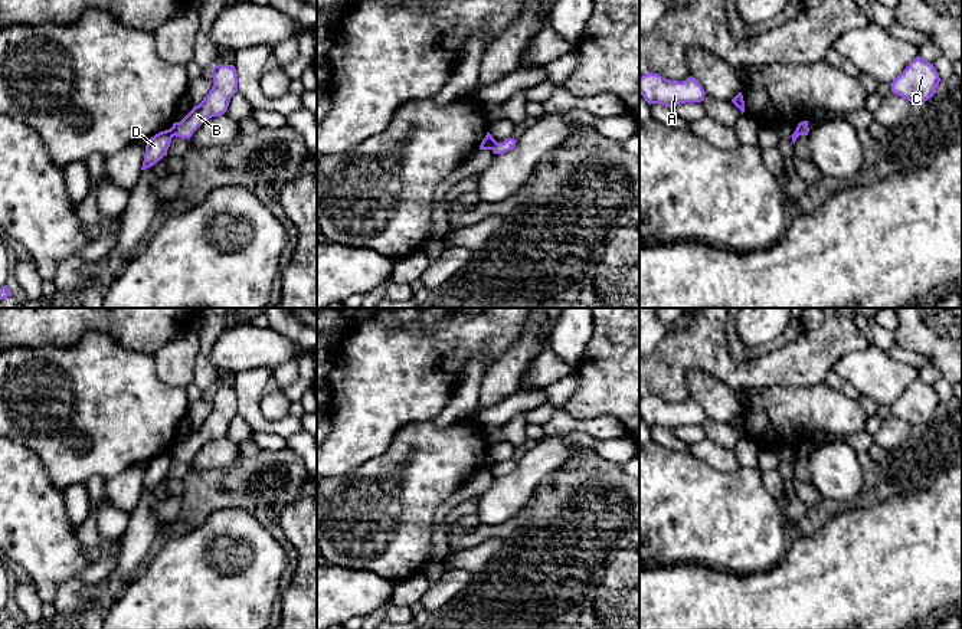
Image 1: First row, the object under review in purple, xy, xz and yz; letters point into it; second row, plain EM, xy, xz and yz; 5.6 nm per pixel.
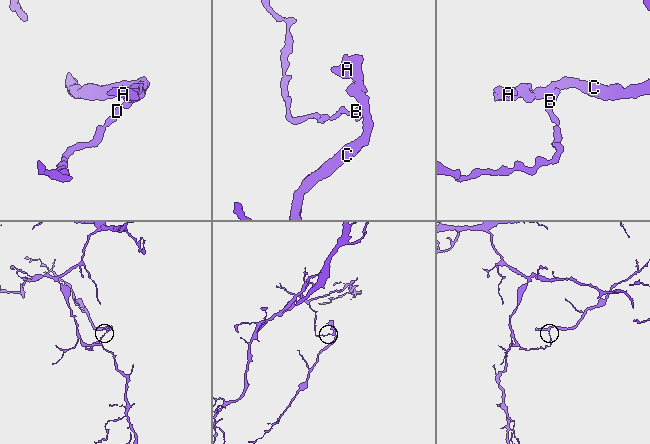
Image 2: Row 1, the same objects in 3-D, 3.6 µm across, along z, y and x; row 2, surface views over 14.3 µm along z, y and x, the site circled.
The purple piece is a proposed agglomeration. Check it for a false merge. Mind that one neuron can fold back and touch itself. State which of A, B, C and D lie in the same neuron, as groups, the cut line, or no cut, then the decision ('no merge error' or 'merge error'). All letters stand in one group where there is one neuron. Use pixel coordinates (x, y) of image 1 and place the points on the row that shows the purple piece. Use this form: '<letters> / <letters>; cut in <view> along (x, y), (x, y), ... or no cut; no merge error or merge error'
A B C / D; cut in xz along (497, 143), (490, 148); merge error

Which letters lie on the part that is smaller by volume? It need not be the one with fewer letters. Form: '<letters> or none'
A, B, C

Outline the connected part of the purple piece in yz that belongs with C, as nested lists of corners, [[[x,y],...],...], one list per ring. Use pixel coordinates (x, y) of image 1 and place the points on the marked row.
[[[917,56],[890,86],[893,94],[916,104],[932,98],[939,82],[940,78],[933,63]]]

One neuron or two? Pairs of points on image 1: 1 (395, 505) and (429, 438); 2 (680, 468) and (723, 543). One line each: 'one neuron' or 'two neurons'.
1: one neuron
2: one neuron

